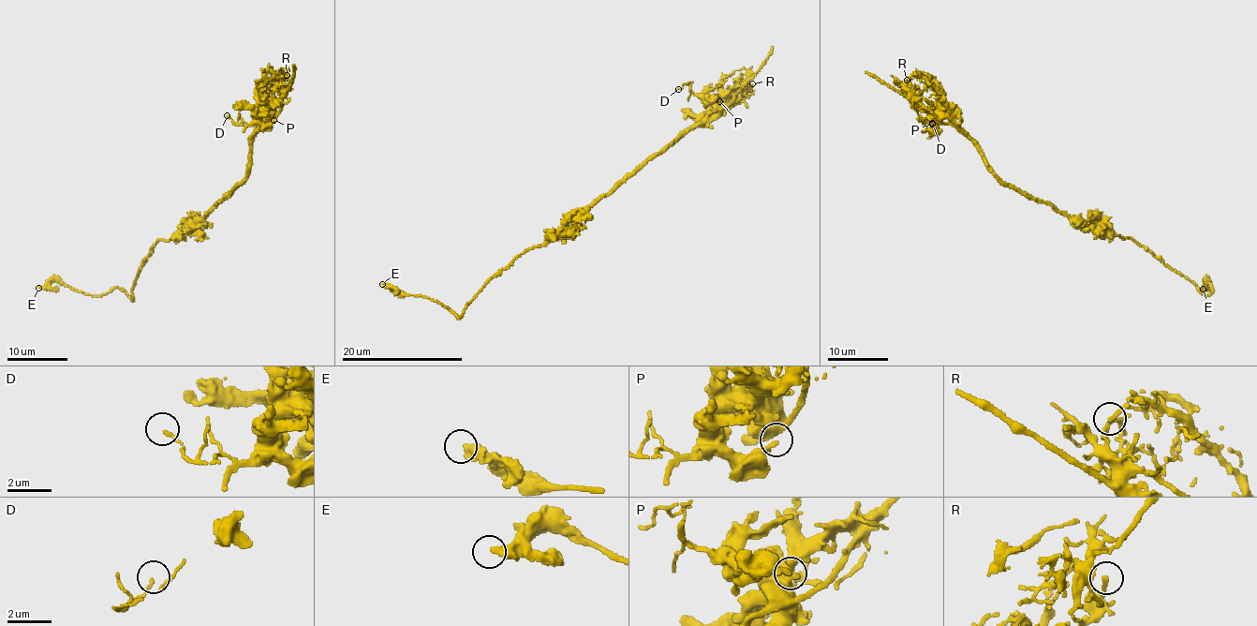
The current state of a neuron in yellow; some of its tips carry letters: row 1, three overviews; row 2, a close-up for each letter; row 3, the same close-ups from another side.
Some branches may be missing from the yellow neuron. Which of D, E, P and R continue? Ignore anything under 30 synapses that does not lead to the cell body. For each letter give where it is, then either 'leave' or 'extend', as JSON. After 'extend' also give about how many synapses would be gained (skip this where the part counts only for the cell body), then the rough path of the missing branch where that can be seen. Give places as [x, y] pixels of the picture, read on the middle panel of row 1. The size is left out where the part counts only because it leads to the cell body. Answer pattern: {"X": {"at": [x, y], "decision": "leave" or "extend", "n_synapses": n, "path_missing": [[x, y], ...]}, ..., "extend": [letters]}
{"D": {"at": [678, 89], "decision": "leave"}, "E": {"at": [382, 284], "decision": "leave"}, "P": {"at": [719, 101], "decision": "leave"}, "R": {"at": [752, 83], "decision": "leave"}, "extend": []}

